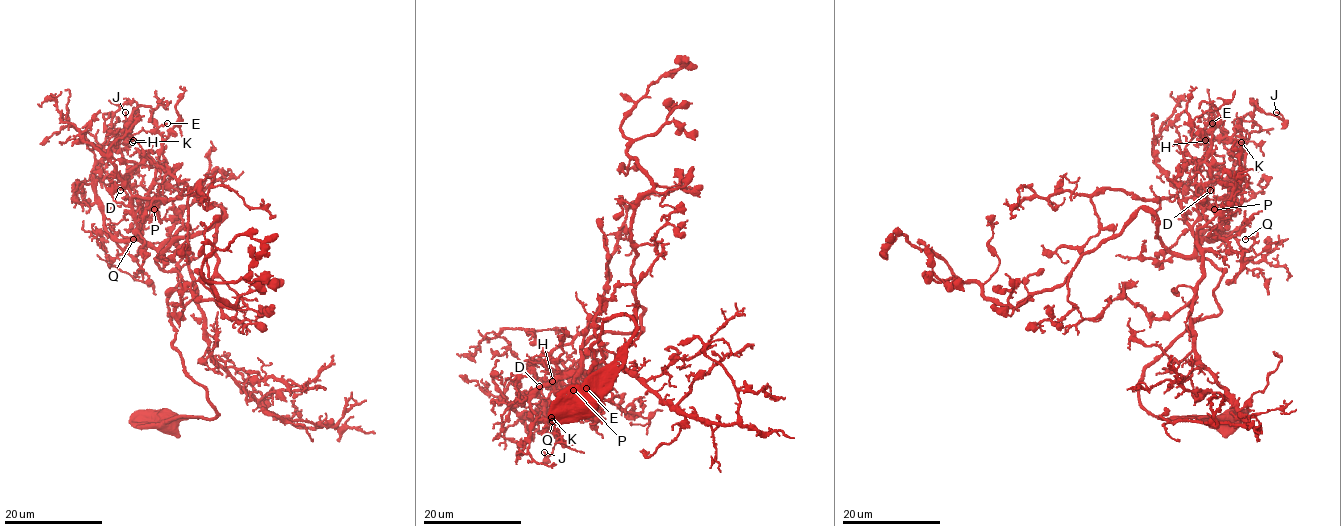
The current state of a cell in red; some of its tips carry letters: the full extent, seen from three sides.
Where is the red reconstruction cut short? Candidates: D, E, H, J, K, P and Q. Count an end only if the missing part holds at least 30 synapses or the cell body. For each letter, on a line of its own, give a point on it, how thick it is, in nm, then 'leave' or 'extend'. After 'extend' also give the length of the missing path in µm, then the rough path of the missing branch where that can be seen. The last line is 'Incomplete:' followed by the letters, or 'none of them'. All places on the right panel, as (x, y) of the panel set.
D: at (1210, 190); 150 nm thick; leave
E: at (1212, 123); 140 nm thick; leave
H: at (1205, 140); 170 nm thick; leave
J: at (1276, 112); 130 nm thick; leave
K: at (1241, 142); 130 nm thick; extend; about 30 µm are missing; missing branch runs (1241, 142), (1247, 147), (1256, 145), (1250, 132), (1250, 118), (1260, 106), (1262, 107)
P: at (1214, 209); 110 nm thick; leave
Q: at (1245, 239); 120 nm thick; leave
Incomplete: K

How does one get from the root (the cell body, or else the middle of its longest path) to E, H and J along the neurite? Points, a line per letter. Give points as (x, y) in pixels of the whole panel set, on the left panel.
E: (166, 424), (217, 414), (173, 347), (168, 296), (180, 275), (159, 268), (138, 230), (167, 123)
H: (166, 424), (217, 411), (173, 347), (168, 296), (180, 275), (159, 268), (138, 230), (162, 137), (133, 140)
J: (166, 424), (217, 411), (173, 347), (180, 275), (104, 224), (103, 116), (136, 103), (125, 112)

